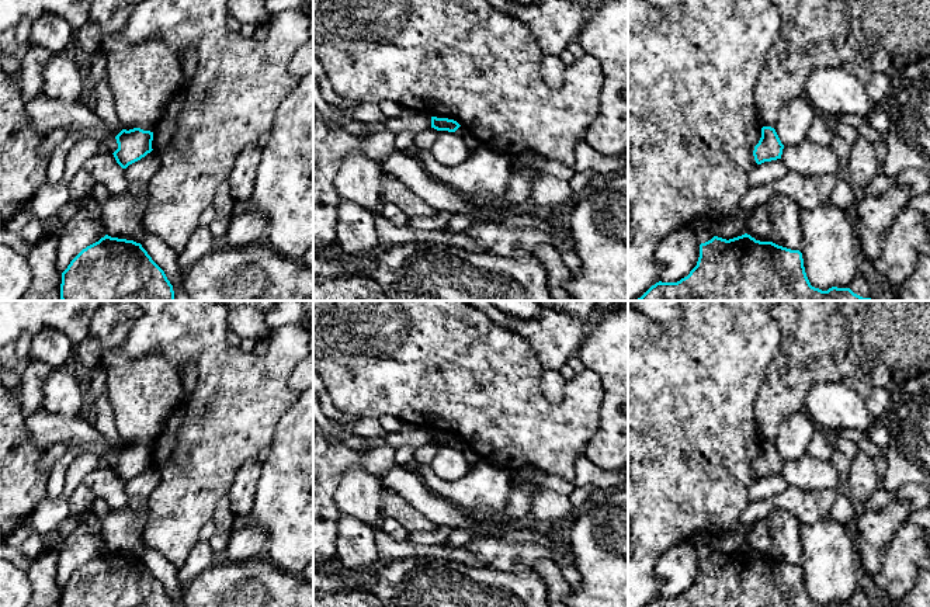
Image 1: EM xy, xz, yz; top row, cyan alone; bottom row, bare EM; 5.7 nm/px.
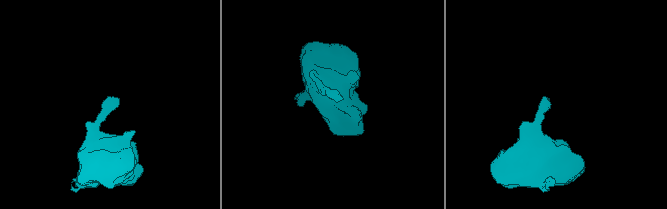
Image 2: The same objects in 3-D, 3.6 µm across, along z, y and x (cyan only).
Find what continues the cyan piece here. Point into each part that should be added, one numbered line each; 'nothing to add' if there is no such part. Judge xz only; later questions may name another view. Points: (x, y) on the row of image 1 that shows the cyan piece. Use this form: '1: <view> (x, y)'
nothing to add

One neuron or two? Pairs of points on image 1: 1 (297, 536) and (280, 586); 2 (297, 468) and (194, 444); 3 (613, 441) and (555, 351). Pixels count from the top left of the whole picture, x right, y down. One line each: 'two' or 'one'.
1: two
2: two
3: two

